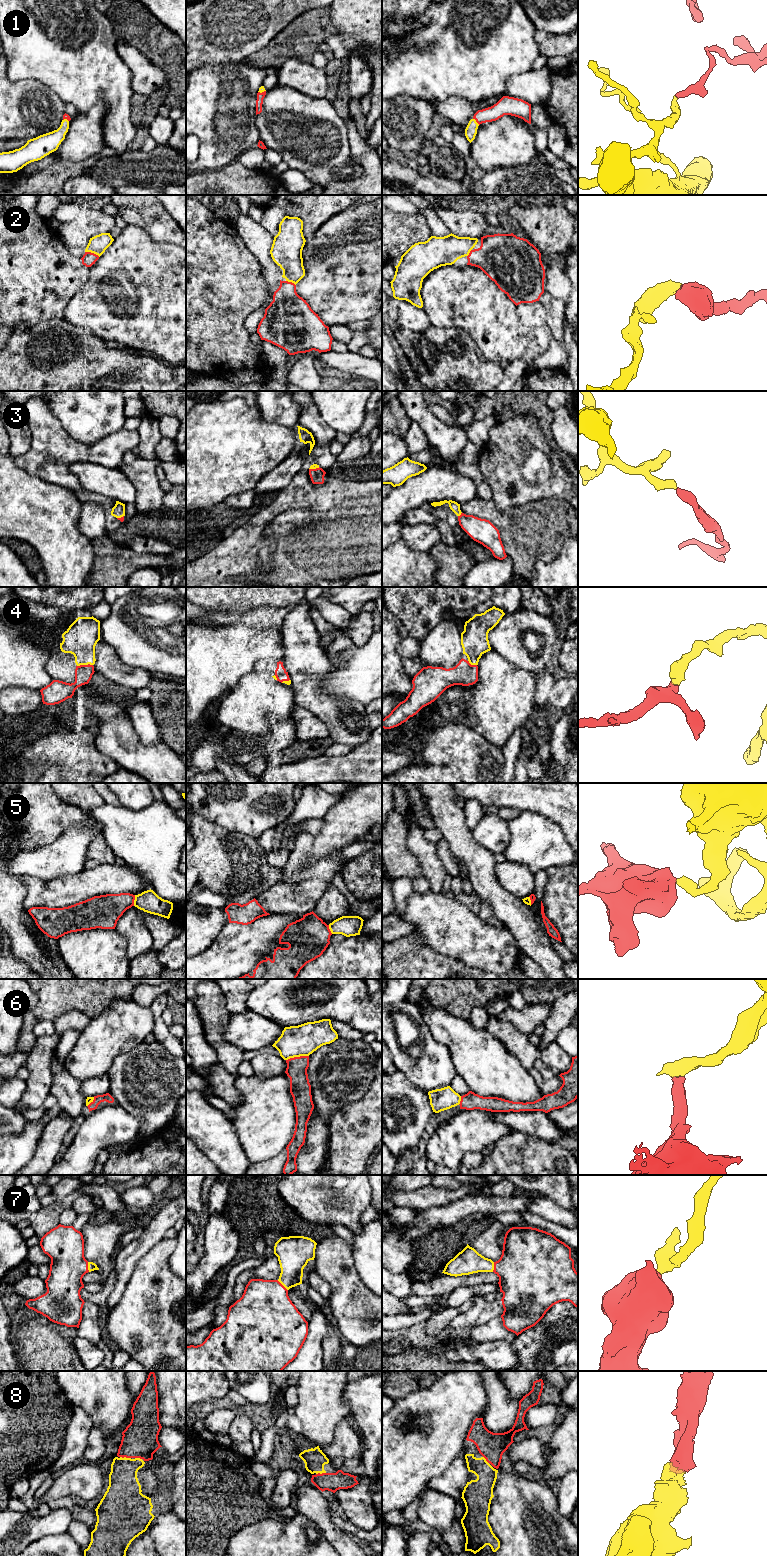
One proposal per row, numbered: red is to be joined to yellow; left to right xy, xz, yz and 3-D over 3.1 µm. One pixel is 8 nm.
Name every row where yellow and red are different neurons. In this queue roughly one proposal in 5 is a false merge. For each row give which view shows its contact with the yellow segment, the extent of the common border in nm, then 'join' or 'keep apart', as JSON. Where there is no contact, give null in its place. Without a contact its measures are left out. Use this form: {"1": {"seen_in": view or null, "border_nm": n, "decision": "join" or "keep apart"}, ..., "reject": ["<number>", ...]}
{"1": {"seen_in": "yz", "border_nm": 80, "decision": "join"}, "2": {"seen_in": "xy", "border_nm": 130, "decision": "join"}, "3": {"seen_in": "yz", "border_nm": 50, "decision": "join"}, "4": {"seen_in": "xy", "border_nm": 130, "decision": "join"}, "5": {"seen_in": "xy", "border_nm": 90, "decision": "keep apart"}, "6": {"seen_in": "xz", "border_nm": 190, "decision": "join"}, "7": {"seen_in": "xz", "border_nm": 120, "decision": "join"}, "8": {"seen_in": "xy", "border_nm": 90, "decision": "join"}, "reject": ["5"]}

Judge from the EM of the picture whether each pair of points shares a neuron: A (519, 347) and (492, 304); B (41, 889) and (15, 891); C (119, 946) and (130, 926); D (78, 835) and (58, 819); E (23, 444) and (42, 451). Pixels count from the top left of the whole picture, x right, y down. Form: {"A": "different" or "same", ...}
{"A": "same", "B": "different", "C": "different", "D": "different", "E": "different"}

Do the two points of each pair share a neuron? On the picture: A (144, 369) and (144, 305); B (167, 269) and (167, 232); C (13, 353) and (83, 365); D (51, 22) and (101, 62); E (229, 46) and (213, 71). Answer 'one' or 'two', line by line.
A: two
B: two
C: one
D: one
E: two

